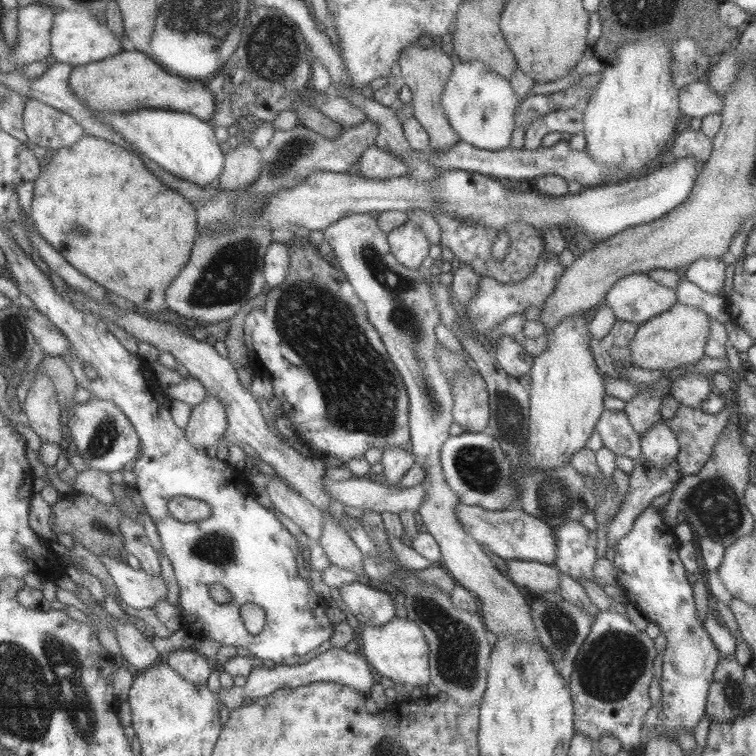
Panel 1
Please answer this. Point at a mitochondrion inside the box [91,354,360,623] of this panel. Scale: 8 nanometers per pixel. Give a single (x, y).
(215, 547)

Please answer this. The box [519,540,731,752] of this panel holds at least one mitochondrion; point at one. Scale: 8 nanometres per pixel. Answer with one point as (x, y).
(610, 667)

